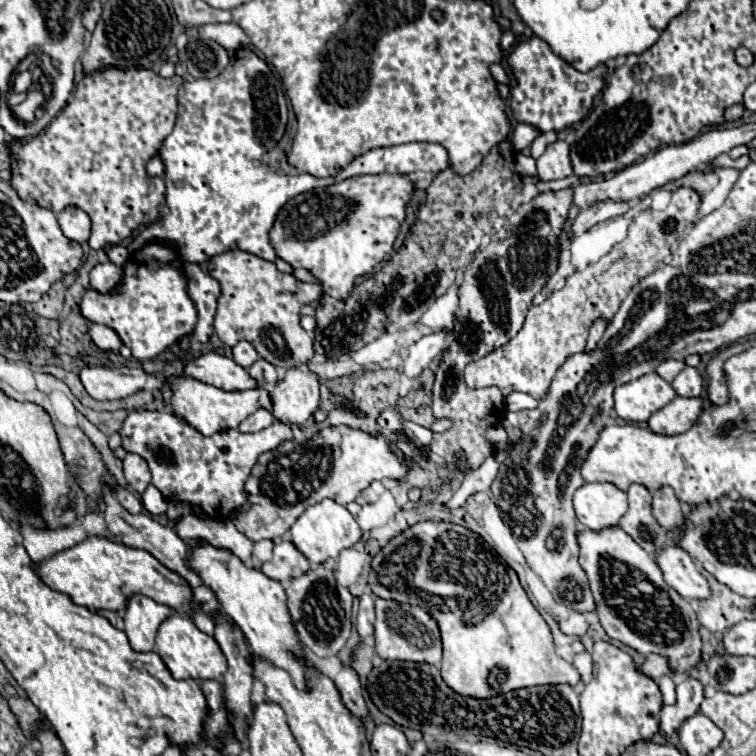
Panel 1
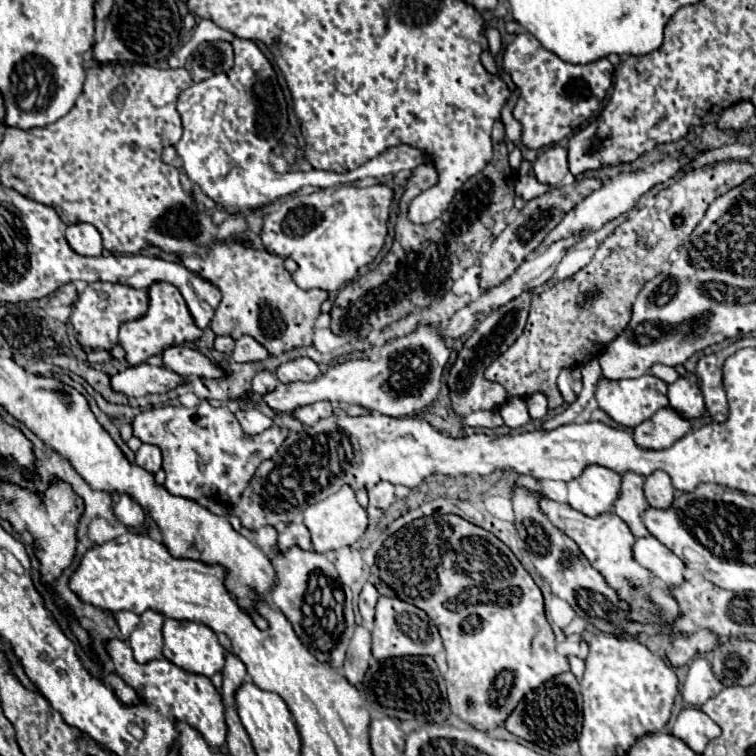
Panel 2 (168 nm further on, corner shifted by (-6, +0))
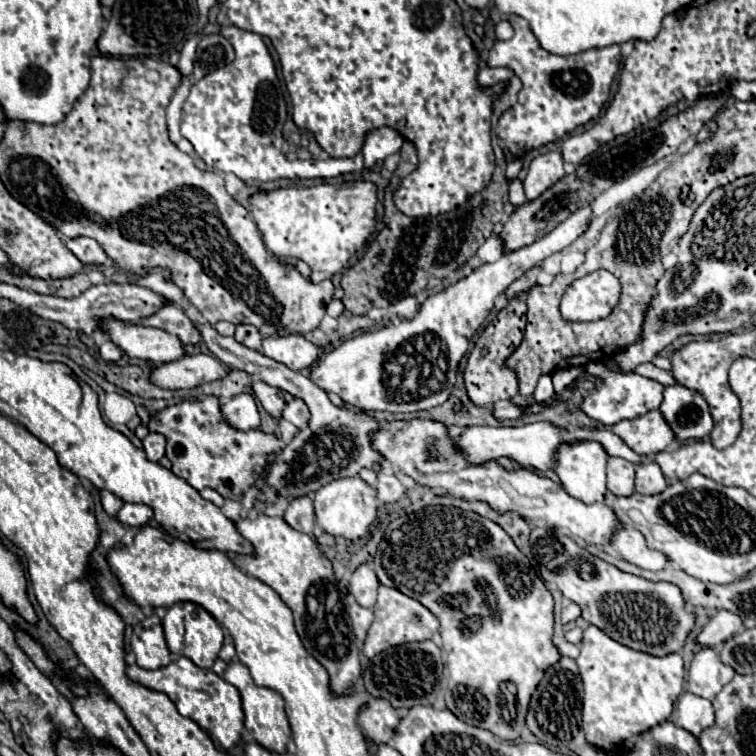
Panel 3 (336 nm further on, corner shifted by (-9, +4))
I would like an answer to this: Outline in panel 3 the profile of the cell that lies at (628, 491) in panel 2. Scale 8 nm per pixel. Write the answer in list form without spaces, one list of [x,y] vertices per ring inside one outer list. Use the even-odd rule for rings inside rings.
[[[608,456],[608,466],[606,466],[608,482],[606,488],[616,494],[616,496],[630,496],[634,494],[634,464],[624,460],[624,458],[614,458]]]

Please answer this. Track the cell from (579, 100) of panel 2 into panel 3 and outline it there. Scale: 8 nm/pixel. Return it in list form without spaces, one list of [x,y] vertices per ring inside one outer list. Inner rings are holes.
[[[508,16],[508,22],[514,28],[514,36],[504,42],[494,42],[488,54],[488,66],[510,68],[522,80],[518,102],[504,110],[504,114],[498,118],[496,130],[498,138],[508,146],[508,150],[520,158],[542,144],[560,140],[574,128],[588,124],[600,114],[608,100],[610,84],[620,68],[620,46],[612,44],[574,56],[558,56],[540,48],[524,18]]]

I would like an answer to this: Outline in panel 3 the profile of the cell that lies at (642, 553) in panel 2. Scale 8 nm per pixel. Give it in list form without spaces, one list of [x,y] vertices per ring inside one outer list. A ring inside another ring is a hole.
[[[618,526],[610,538],[610,546],[614,552],[618,552],[626,562],[646,568],[646,570],[662,570],[668,558],[662,552],[652,552],[646,546],[644,536],[636,532],[636,528]]]

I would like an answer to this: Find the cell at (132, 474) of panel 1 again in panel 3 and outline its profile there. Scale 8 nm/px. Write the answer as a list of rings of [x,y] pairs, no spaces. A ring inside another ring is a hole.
[[[150,432],[150,434],[142,440],[142,444],[144,444],[144,452],[146,452],[148,460],[158,462],[158,460],[164,456],[164,450],[166,450],[166,438],[164,438],[162,434]]]

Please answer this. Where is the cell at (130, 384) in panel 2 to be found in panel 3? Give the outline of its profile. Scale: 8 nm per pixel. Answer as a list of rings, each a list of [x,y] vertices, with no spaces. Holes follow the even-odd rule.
[[[196,354],[182,356],[176,362],[162,364],[160,368],[152,368],[152,380],[160,384],[160,388],[194,388],[204,382],[220,380],[228,374],[228,368],[214,358],[212,354]]]

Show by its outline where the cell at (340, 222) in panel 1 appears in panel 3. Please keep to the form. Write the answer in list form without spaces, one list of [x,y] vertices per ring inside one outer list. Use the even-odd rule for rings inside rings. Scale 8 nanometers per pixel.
[[[366,180],[340,184],[316,184],[308,188],[276,188],[260,190],[250,196],[250,216],[254,218],[264,246],[276,258],[298,258],[312,268],[312,282],[322,282],[340,272],[348,260],[366,244],[376,226],[376,186]]]

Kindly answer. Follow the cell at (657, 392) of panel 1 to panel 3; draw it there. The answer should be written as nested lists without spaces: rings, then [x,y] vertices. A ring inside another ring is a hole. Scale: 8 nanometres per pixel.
[[[594,362],[594,364],[588,364],[586,366],[588,372],[592,372],[594,376],[602,378],[602,386],[588,394],[582,402],[580,402],[580,410],[590,416],[592,420],[604,424],[604,426],[612,426],[620,420],[630,420],[630,418],[636,418],[636,416],[642,416],[644,412],[650,412],[650,410],[658,410],[660,402],[662,402],[662,392],[664,392],[664,386],[662,384],[656,384],[654,380],[648,380],[640,374],[634,374],[634,372],[622,372],[622,370],[608,370],[604,368],[602,362]]]

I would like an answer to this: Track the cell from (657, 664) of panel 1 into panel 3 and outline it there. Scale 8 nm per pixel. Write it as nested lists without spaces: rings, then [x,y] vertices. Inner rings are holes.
[[[718,610],[698,636],[698,642],[706,646],[716,646],[738,630],[742,630],[742,618],[730,610]]]

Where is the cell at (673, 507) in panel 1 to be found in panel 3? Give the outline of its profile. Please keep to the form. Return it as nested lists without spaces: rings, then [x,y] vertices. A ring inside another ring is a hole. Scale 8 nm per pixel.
[[[654,460],[636,464],[636,480],[634,480],[636,492],[640,494],[660,494],[668,484],[664,474],[660,472],[660,466]]]

